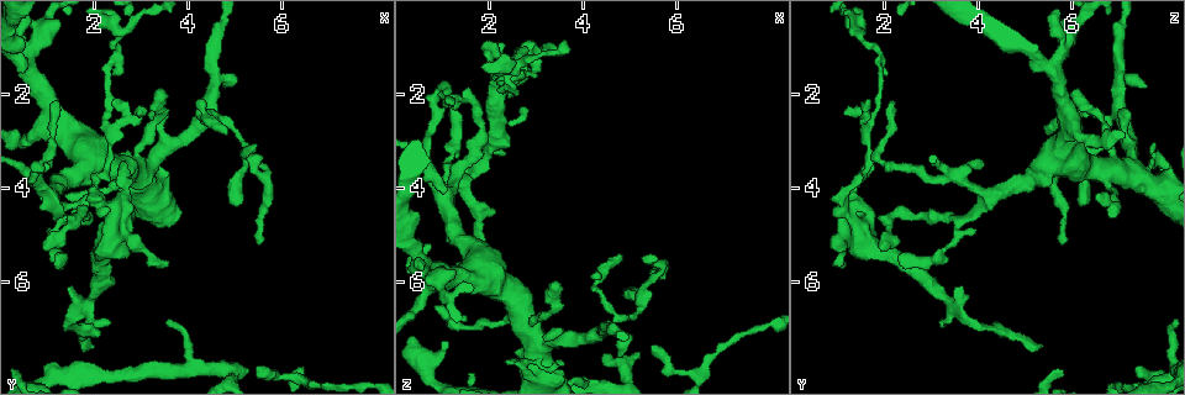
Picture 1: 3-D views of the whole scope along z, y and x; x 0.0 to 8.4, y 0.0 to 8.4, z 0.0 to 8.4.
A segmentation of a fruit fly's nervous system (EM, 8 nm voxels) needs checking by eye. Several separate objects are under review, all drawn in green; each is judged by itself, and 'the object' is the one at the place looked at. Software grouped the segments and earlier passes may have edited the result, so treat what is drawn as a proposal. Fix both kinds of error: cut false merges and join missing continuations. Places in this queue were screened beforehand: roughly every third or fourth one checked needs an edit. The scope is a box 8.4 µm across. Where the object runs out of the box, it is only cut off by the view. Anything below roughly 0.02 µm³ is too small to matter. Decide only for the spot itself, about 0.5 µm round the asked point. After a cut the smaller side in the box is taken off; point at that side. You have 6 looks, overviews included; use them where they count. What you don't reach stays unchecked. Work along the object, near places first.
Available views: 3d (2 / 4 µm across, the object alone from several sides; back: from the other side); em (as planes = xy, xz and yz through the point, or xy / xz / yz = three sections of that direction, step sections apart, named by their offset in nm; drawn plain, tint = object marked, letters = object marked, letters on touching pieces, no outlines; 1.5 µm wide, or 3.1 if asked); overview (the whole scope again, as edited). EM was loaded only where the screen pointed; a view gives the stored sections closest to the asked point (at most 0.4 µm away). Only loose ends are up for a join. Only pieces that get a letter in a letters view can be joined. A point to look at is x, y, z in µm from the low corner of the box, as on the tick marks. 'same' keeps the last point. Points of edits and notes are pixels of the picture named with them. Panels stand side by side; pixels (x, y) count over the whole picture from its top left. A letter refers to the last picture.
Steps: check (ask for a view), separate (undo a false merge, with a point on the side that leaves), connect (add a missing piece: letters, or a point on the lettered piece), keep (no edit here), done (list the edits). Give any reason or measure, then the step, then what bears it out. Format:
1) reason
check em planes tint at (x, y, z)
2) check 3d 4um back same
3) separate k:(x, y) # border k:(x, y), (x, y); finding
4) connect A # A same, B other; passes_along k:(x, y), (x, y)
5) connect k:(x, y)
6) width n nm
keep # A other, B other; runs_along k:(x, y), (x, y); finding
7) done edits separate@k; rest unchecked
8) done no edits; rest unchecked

long arm stops here
check em planes letters at (1.25, 2.15, 2.20)

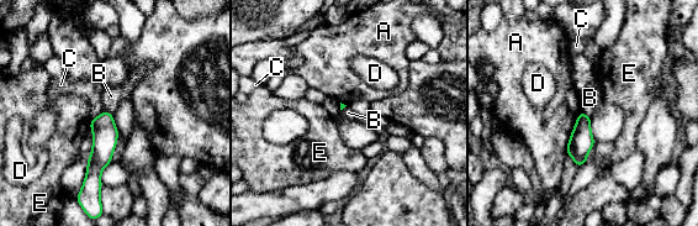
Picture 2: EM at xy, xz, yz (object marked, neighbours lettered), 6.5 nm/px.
connect B # A other, B same, C other, D other, E other; the cell continues

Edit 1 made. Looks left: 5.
check overview

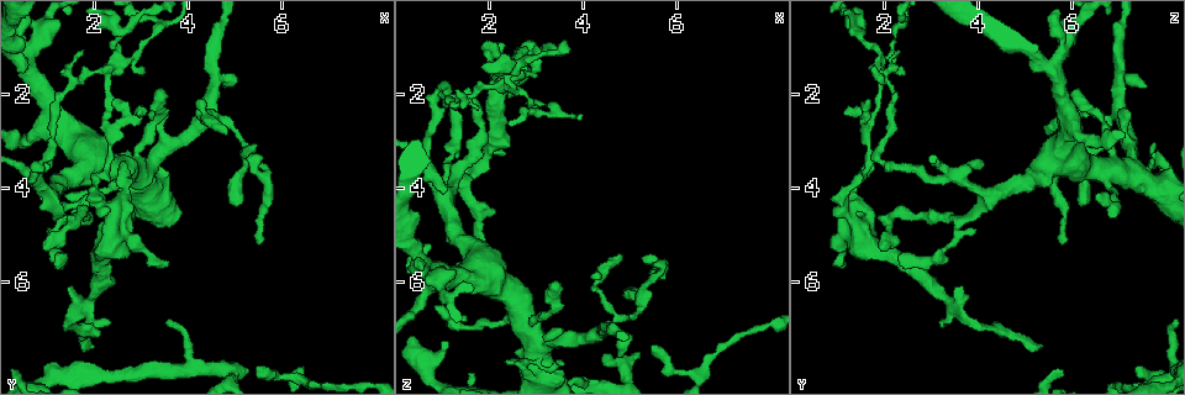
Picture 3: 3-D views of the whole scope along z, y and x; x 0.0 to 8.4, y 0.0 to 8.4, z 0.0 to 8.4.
thin end
check em planes letters at (1.95, 7.35, 5.35)

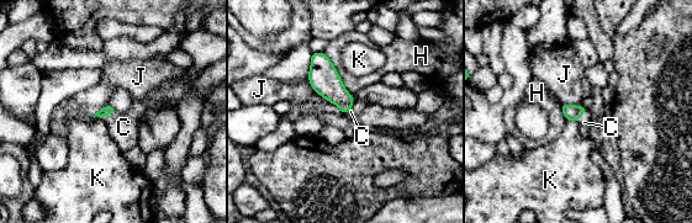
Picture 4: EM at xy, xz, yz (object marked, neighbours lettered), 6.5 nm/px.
connect C # C same, H other, J other, K other; the cell continues

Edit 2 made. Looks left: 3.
branch stops here
check 3d 2um at (5.55, 5.20, 5.90)

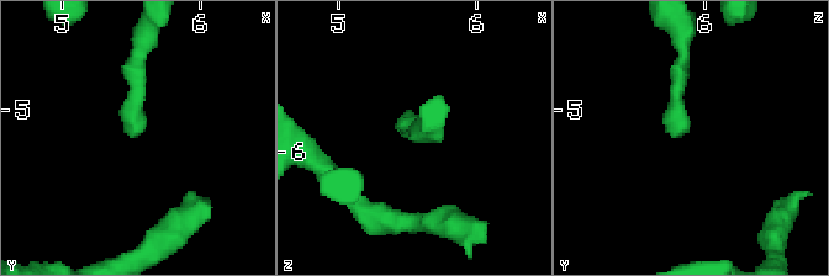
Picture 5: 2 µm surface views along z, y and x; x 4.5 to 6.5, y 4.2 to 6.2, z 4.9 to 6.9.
now the EM
check em planes letters at (5.56, 5.16, 5.88)

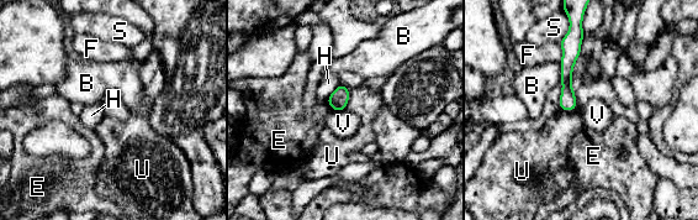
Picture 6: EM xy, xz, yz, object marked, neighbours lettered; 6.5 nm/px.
longest_contact U 170 nm
keep # B other, E other, F other, H other, S other, U other, V other; runs_along 6:(578, 36), (566, 63), (562, 106); no lettered piece goes on from it

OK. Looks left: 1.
done edits connect@2, connect@4; rest unchecked

